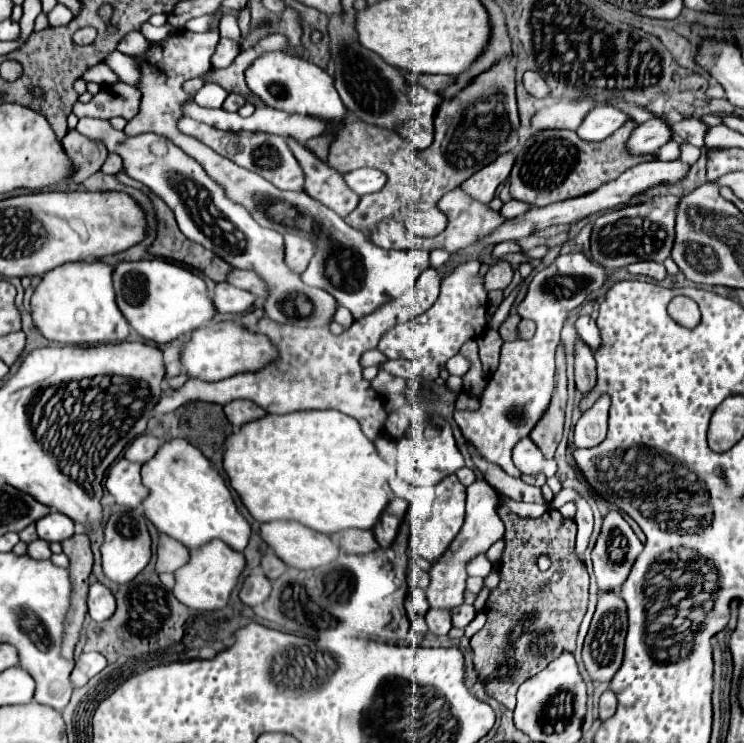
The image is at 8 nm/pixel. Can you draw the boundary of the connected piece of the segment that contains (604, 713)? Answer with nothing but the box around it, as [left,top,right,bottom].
[599,691,617,721]

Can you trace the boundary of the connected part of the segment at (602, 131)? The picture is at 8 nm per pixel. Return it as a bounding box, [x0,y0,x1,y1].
[575,105,629,141]

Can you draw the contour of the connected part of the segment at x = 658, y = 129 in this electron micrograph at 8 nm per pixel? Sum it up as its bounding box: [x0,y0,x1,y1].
[627,119,673,153]

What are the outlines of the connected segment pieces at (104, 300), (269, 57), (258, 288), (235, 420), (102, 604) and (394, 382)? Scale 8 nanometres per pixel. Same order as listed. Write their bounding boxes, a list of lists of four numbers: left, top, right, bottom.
[[31,261,129,345],[245,51,347,121],[227,269,267,301],[223,399,267,427],[87,583,115,623],[371,373,405,395]]

